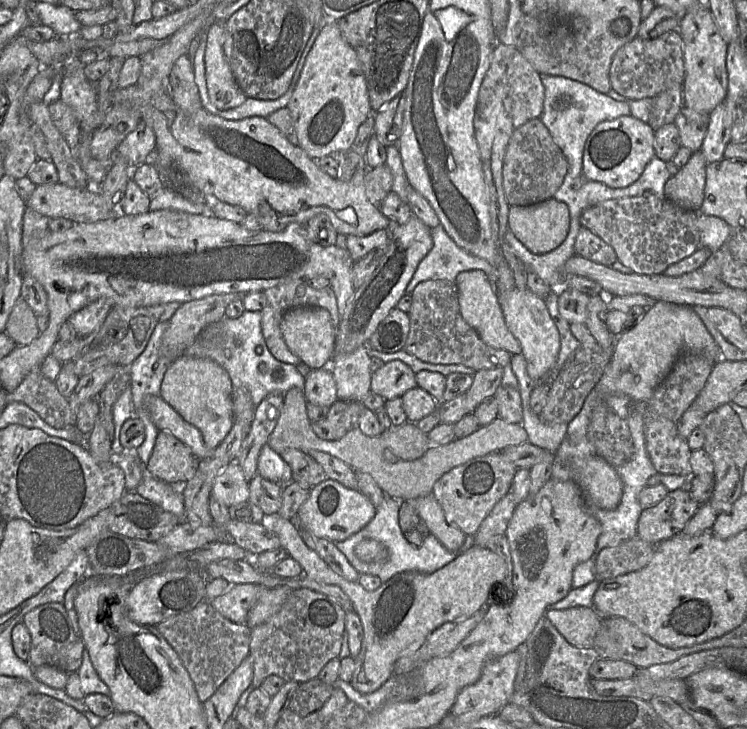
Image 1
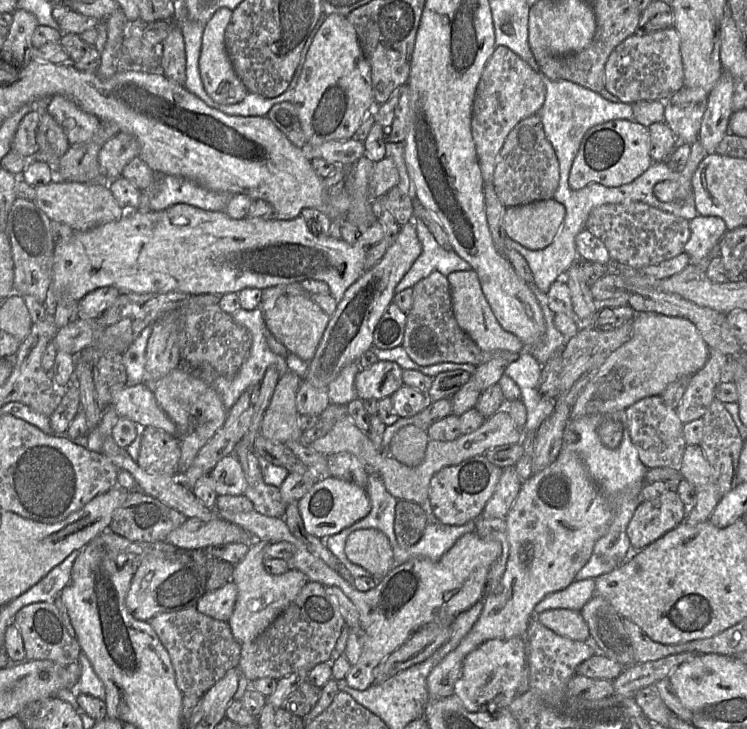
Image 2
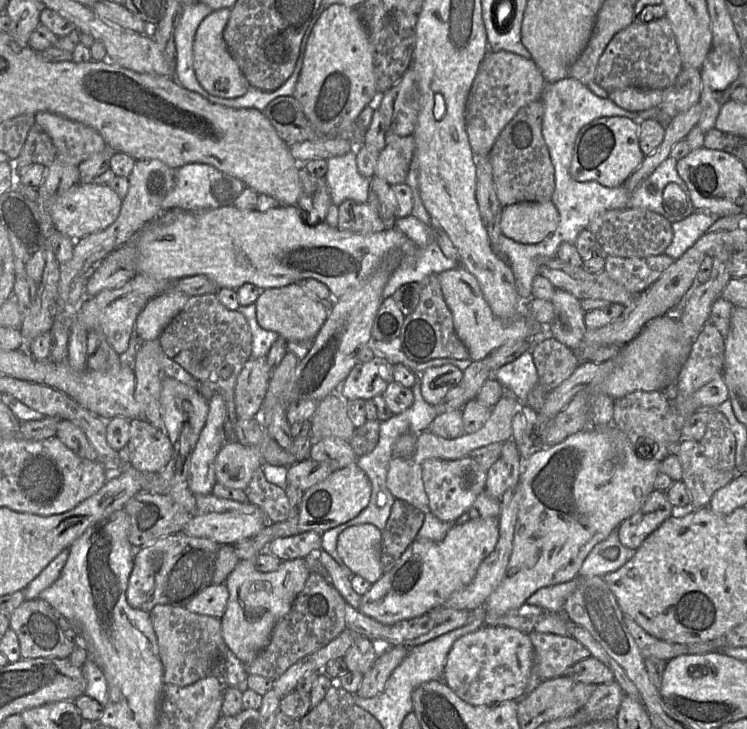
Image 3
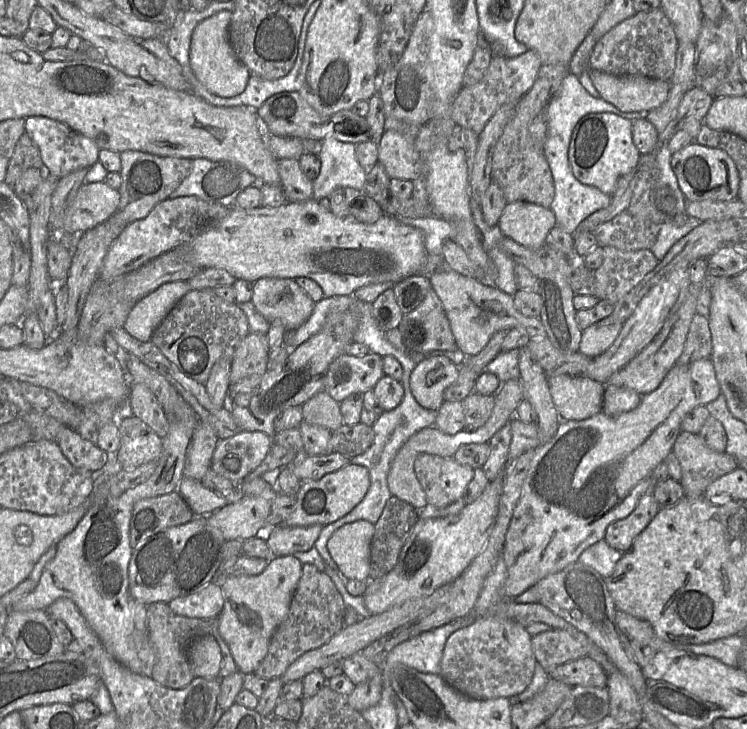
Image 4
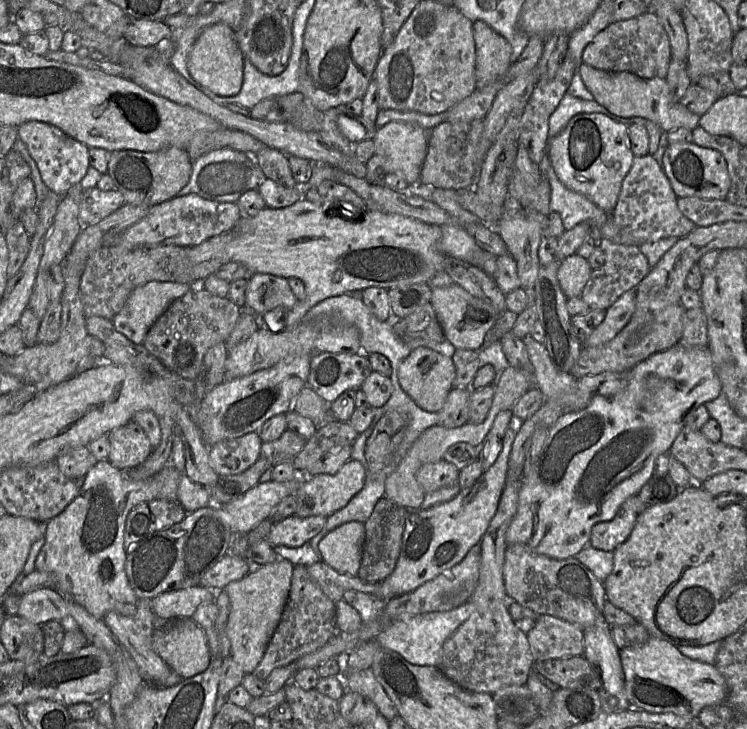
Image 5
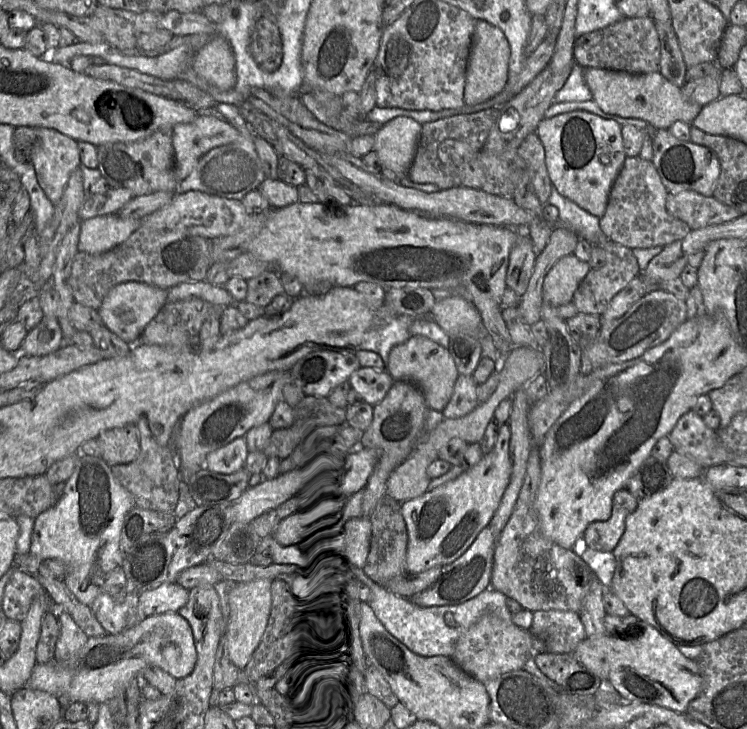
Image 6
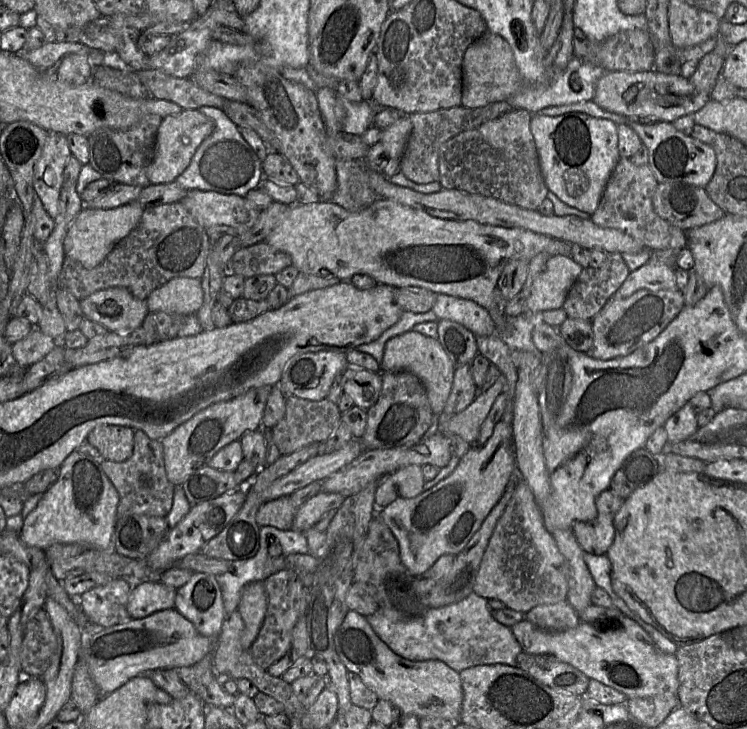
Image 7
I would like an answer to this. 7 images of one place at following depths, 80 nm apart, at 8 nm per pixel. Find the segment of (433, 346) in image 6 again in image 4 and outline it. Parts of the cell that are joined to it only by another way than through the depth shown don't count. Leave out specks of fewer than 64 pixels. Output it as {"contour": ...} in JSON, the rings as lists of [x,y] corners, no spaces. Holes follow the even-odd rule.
{"contour":[[[424,356],[410,376],[415,400],[426,409],[438,411],[444,402],[444,392],[457,380],[458,373],[458,367],[446,356]]]}

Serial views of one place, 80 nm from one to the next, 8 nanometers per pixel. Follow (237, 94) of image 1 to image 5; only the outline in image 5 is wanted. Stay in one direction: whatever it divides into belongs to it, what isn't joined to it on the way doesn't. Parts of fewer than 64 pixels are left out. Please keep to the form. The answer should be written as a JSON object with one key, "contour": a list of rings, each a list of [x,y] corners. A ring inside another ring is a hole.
{"contour":[[[224,23],[206,27],[195,41],[188,61],[191,77],[219,96],[235,96],[243,83],[243,54],[234,31]]]}

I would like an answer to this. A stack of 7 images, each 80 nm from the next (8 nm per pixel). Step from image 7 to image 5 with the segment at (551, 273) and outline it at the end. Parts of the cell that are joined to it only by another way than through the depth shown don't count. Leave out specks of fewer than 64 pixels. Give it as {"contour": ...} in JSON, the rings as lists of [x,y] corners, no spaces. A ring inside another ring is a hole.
{"contour":[[[575,253],[562,259],[557,277],[568,299],[580,296],[591,271],[588,261]]]}

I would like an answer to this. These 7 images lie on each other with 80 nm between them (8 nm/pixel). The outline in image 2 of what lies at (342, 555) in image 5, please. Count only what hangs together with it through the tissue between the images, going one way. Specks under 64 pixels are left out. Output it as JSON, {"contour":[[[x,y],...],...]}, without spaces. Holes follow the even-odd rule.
{"contour":[[[377,529],[353,531],[345,543],[345,554],[354,564],[370,573],[370,577],[380,581],[390,572],[393,551],[385,534]]]}

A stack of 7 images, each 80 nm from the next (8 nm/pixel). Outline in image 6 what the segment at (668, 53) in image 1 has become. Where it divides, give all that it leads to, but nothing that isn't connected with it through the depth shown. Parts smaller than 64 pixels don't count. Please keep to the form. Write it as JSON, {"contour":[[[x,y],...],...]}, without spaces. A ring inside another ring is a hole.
{"contour":[[[623,18],[603,29],[583,34],[575,39],[574,58],[580,67],[591,67],[632,74],[659,71],[660,40],[653,18]]]}

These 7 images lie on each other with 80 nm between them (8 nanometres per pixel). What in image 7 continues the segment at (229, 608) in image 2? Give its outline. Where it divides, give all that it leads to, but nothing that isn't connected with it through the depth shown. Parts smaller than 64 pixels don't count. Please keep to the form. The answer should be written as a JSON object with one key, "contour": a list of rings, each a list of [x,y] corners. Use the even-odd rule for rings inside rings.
{"contour":[[[144,580],[133,586],[127,603],[132,619],[147,617],[155,612],[174,608],[177,589],[158,580]]]}

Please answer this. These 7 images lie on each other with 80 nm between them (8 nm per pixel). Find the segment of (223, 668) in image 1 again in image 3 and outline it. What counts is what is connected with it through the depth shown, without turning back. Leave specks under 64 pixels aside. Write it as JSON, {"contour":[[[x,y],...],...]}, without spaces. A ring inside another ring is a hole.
{"contour":[[[156,605],[149,613],[157,637],[165,684],[177,687],[192,685],[212,675],[216,661],[222,656],[225,663],[227,645],[222,637],[220,619],[171,605]]]}

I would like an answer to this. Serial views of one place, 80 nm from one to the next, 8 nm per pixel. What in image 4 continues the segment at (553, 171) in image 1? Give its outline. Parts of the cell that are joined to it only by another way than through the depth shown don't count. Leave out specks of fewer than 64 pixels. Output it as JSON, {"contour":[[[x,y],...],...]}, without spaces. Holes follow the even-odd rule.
{"contour":[[[542,64],[531,90],[516,104],[513,116],[505,125],[496,142],[492,157],[492,181],[503,191],[508,204],[534,203],[550,208],[554,198],[554,181],[544,149],[533,141],[529,125],[557,92],[562,80],[570,74],[569,64]]]}

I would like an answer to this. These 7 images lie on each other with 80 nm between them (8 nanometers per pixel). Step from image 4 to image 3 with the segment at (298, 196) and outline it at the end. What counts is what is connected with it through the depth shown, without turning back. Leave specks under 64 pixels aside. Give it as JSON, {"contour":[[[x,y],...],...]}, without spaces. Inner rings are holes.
{"contour":[[[300,167],[299,179],[302,193],[296,206],[300,210],[303,221],[308,225],[325,222],[332,204],[330,189],[325,178],[316,178]]]}

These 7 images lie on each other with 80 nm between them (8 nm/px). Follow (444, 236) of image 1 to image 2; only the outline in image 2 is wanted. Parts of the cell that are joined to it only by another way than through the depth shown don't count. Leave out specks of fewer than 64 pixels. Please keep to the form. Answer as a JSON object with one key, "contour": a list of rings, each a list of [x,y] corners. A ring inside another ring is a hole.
{"contour":[[[420,219],[414,220],[417,235],[422,245],[422,252],[397,284],[395,288],[396,293],[413,287],[432,272],[439,272],[447,277],[455,271],[472,270],[471,265],[453,249],[445,249],[440,246],[432,232]]]}

